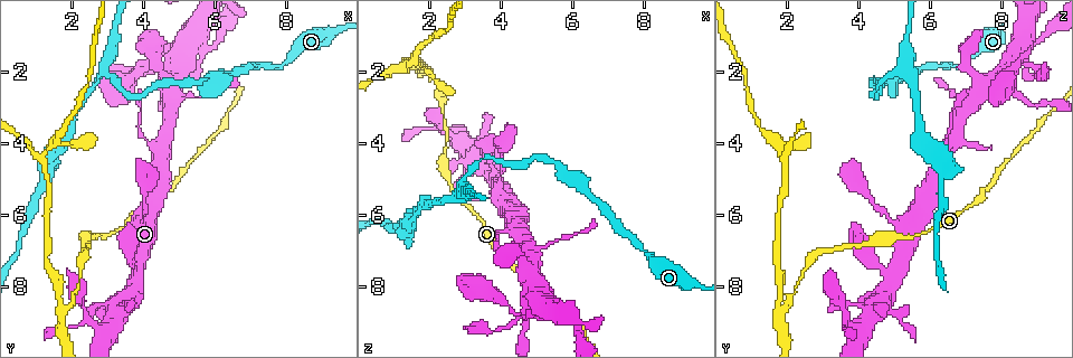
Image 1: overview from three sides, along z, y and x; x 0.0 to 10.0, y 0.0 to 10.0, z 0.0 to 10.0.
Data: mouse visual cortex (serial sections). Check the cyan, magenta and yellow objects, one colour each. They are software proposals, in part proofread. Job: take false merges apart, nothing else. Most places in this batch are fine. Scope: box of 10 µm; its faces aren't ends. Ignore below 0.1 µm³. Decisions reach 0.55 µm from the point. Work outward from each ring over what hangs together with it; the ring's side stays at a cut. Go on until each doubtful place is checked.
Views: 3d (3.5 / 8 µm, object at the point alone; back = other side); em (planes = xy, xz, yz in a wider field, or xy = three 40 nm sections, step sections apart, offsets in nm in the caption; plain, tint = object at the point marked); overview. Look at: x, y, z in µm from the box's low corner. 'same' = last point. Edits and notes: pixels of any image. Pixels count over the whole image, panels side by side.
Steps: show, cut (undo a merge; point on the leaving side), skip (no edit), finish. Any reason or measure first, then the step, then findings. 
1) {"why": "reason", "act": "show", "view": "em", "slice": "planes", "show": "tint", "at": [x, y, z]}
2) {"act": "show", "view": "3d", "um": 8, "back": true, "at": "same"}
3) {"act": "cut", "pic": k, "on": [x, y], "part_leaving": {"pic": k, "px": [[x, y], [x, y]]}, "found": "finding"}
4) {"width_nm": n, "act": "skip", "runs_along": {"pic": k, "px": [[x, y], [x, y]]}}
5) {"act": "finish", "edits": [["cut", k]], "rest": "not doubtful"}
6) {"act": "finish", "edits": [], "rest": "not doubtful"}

{"act": "show", "view": "3d", "um": 3.5, "at": [2.90, 1.85, 5.25]}

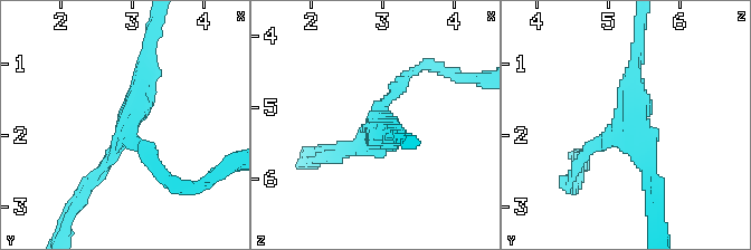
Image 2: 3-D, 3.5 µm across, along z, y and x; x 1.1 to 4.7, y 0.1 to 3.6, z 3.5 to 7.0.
{"arms": 3, "arm_widths_nm": [200, 200, 300], "why": "now the EM", "act": "show", "view": "em", "slice": "xy", "step": 2, "show": "tint", "at": [2.90, 1.85, 5.25]}

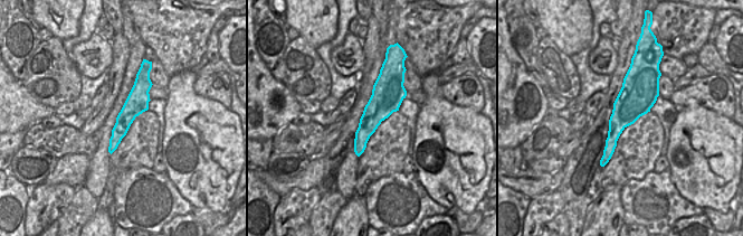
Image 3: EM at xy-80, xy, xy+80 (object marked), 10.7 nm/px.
{"width_nm": 320, "act": "skip", "runs_along": {"pic": 2, "px": [[406, 74], [372, 145], [348, 148]]}, "found": "one cell here"}

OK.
{"why": "thick turns thin", "act": "show", "view": "3d", "um": 3.5, "at": [1.80, 8.60, 2.00]}

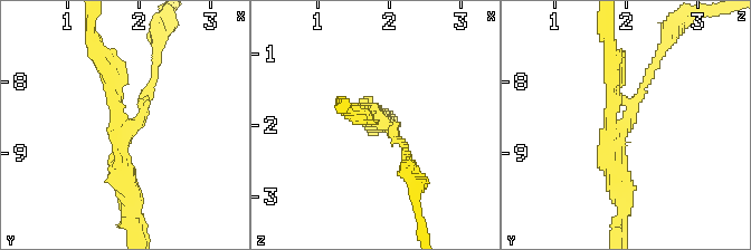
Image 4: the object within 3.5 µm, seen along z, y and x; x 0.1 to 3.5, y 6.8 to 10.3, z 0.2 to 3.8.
{"arms": 3, "arm_widths_nm": [150, 200, 350], "act": "show", "view": "em", "slice": "xy", "step": 5, "show": "tint", "at": [1.85, 8.60, 1.95]}

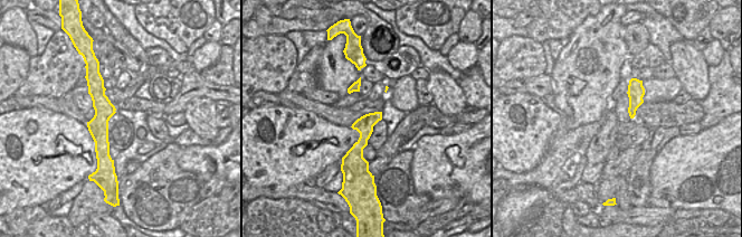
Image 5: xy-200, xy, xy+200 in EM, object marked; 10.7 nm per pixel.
{"act": "show", "view": "em", "slice": "xy", "step": 2, "show": "tint", "at": "same"}

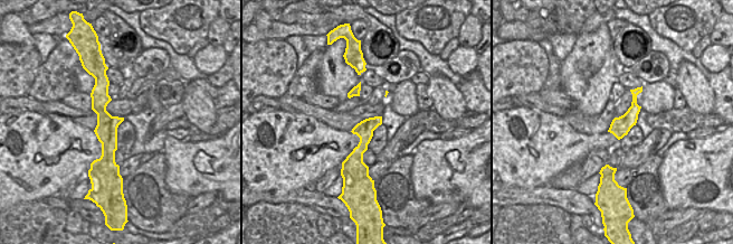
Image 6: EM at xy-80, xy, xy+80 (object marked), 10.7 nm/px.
{"act": "skip", "runs_along": {"pic": 4, "px": [[406, 152], [371, 108], [354, 112]]}, "found": "one cell here"}

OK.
{"why": "arms part here", "act": "show", "view": "3d", "um": 3.5, "at": [1.25, 4.50, 1.95]}

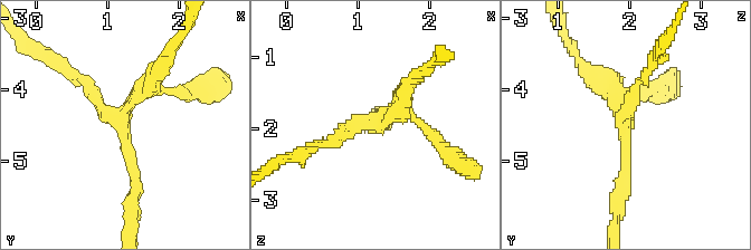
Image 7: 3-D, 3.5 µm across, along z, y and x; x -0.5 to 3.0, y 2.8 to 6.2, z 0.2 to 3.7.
{"why": "shape alone is not enough", "act": "show", "view": "em", "slice": "xy", "step": 2, "show": "tint", "at": [1.20, 4.45, 1.95]}

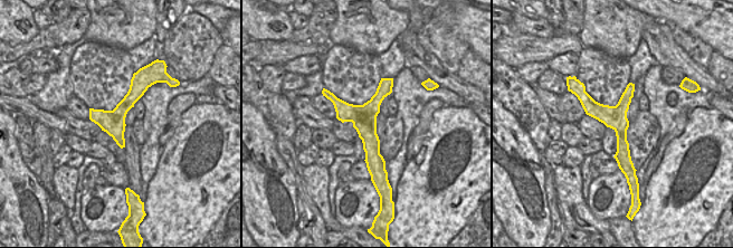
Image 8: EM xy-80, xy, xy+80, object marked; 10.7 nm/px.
{"arms": 3, "act": "skip", "runs_along": {"pic": 8, "px": [[389, 80], [369, 111], [373, 171]]}, "found": "one cell here"}

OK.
{"act": "finish", "edits": [], "rest": "not doubtful"}

